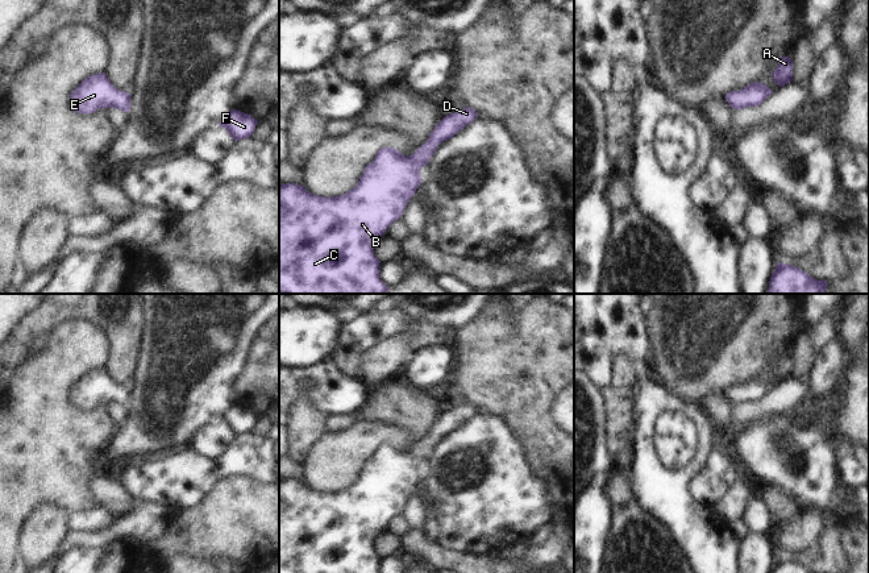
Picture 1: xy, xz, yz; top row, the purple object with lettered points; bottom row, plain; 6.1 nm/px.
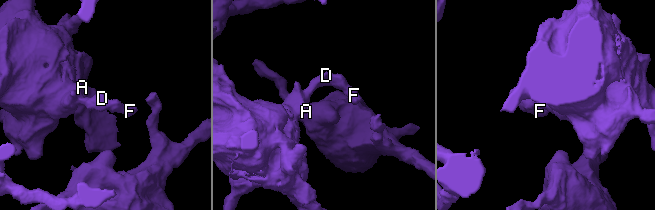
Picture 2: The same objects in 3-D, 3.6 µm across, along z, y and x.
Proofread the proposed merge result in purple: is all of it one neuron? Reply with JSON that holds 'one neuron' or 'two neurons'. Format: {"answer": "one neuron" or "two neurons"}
{"answer": "one neuron"}

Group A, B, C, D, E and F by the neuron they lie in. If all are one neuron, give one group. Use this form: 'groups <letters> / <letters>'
groups A B C D E F

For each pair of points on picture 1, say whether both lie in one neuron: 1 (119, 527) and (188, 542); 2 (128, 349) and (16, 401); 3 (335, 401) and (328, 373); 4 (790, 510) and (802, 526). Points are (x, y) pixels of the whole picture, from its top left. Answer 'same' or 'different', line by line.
1: different
2: different
3: same
4: different

